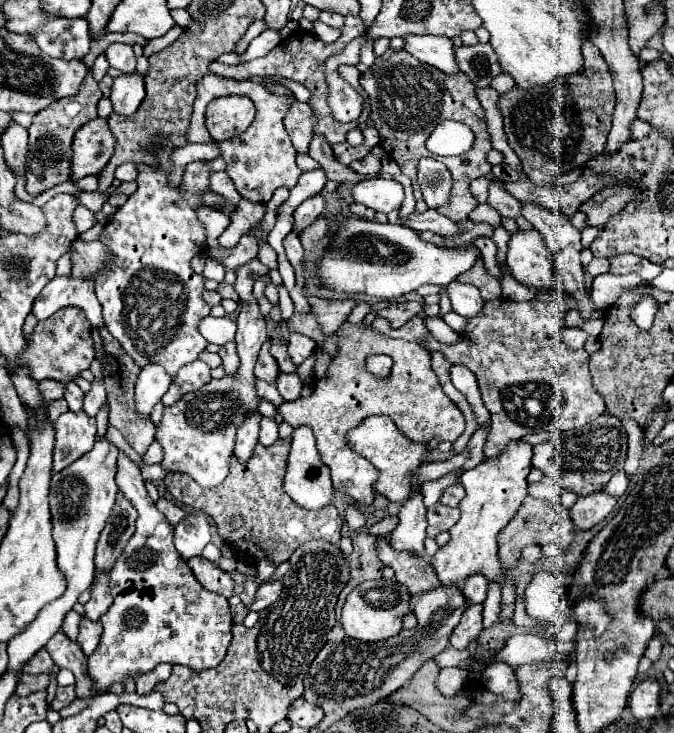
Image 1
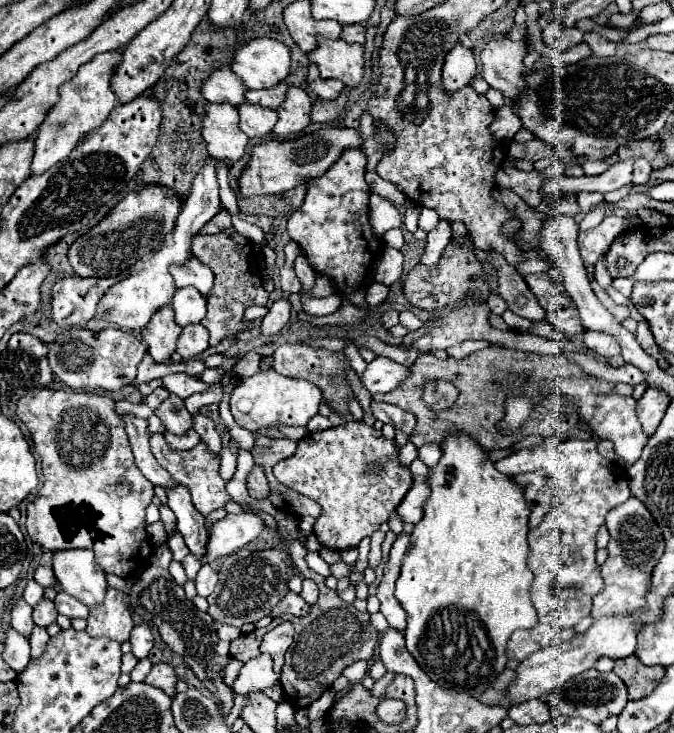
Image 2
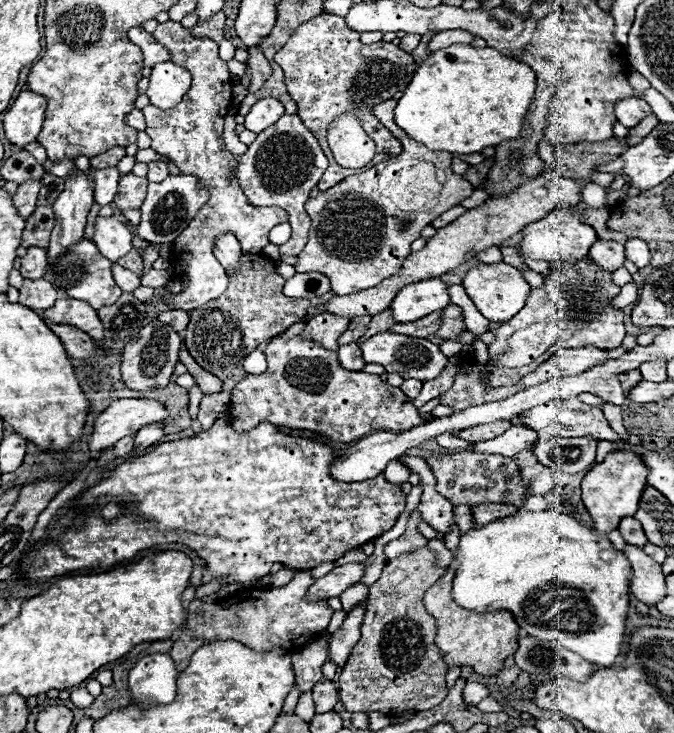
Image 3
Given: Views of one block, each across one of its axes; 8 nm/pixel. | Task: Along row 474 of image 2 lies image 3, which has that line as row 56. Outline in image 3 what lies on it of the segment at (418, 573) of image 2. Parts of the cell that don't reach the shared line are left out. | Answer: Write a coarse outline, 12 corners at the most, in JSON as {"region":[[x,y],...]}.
{"region":[[452,44],[412,74],[394,122],[430,150],[520,136],[536,74]]}

